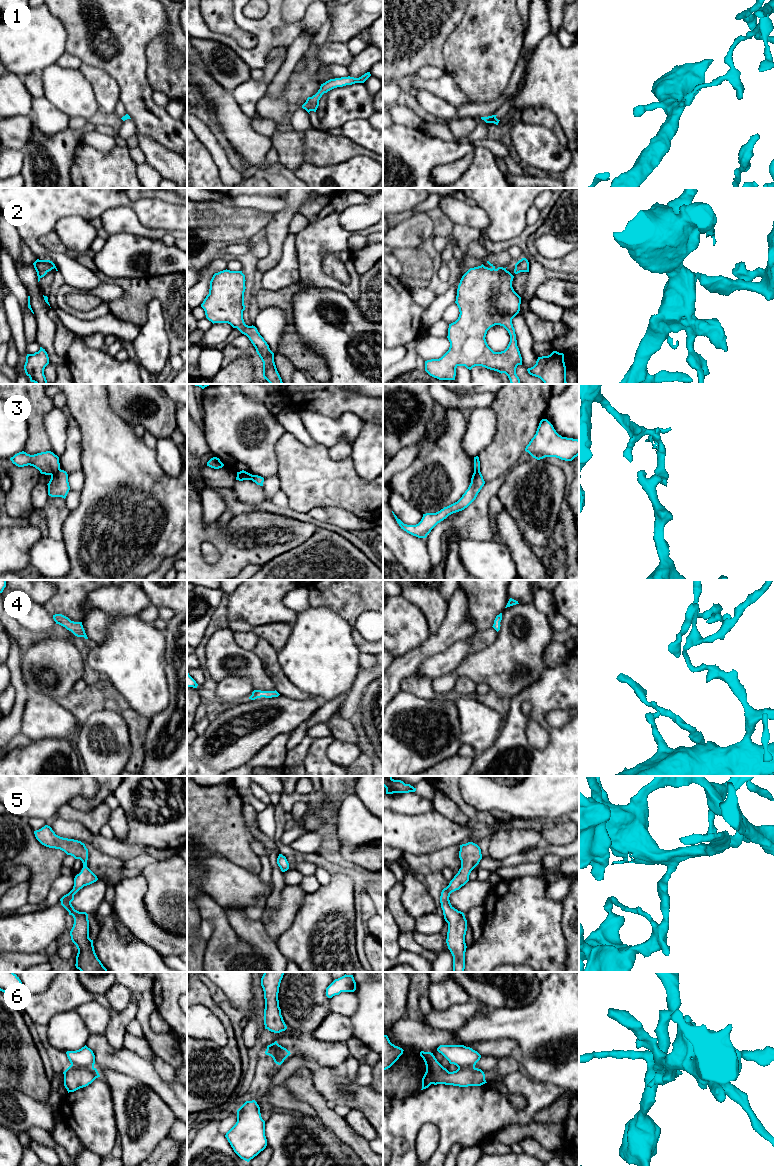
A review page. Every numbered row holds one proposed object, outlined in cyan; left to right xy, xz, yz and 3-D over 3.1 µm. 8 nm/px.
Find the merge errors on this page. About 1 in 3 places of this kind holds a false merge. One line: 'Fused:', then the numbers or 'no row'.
Fused: 3, 6

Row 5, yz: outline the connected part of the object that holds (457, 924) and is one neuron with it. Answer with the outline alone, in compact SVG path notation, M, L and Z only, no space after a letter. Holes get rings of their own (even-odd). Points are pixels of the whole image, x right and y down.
M473 842L462 844L460 845L459 858L461 868L449 885L442 890L440 896L444 919L448 923L446 943L453 956L453 972L464 972L465 969L467 920L463 912L451 905L449 897L452 892L459 890L469 881L471 871L482 859L481 849Z

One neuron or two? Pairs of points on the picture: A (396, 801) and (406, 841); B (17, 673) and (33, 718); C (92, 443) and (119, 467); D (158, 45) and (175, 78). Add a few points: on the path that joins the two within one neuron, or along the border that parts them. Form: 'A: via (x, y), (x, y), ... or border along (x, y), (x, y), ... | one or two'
A: border along (393, 810), (406, 814), (422, 814) | two
B: border along (29, 692), (21, 723) | two
C: via (99, 447), (112, 460) | one
D: via (158, 54), (158, 64), (166, 72) | one

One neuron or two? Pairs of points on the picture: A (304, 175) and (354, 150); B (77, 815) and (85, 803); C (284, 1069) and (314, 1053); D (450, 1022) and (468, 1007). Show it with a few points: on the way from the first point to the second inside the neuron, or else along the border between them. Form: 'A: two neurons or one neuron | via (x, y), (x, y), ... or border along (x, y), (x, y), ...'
A: two neurons | border along (346, 161), (333, 165), (303, 162), (299, 166)
B: two neurons | border along (102, 802), (89, 810), (77, 810), (69, 804)
C: two neurons | border along (291, 1053), (327, 1066)
D: one neuron | via (454, 1018), (464, 1011)

